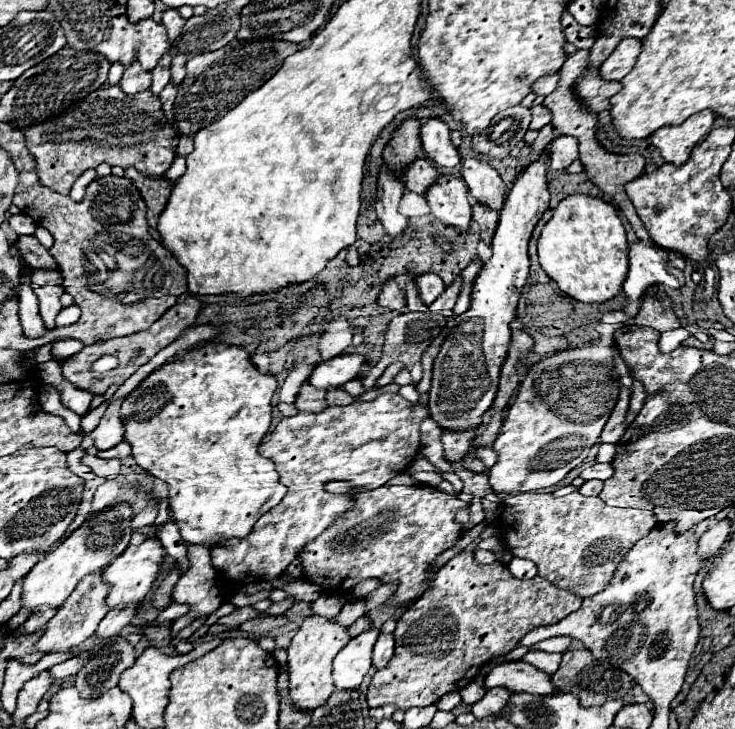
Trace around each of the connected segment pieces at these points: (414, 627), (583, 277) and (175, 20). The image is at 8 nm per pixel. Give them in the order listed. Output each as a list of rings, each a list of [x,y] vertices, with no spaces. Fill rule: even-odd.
[[[462,551],[456,557],[452,557],[436,573],[434,587],[402,613],[394,631],[396,637],[394,657],[386,667],[378,669],[370,681],[366,693],[366,701],[370,707],[382,707],[388,703],[392,703],[398,709],[428,707],[436,703],[442,695],[466,687],[478,673],[470,669],[480,669],[494,657],[510,653],[526,633],[542,625],[554,625],[582,605],[582,599],[570,593],[568,589],[558,589],[556,585],[540,577],[528,581],[516,579],[512,577],[506,565],[502,563],[478,565],[472,555],[474,555],[472,551]]]
[[[570,195],[556,207],[552,219],[544,225],[538,239],[538,257],[544,273],[572,299],[582,303],[606,303],[616,297],[622,289],[622,283],[628,275],[628,241],[622,219],[614,205],[588,197],[588,195]]]
[[[168,9],[168,11],[164,11],[164,15],[162,15],[162,25],[164,25],[166,31],[168,31],[170,43],[174,43],[176,37],[180,35],[180,31],[182,31],[184,19],[180,17],[180,13],[178,13],[176,9]]]

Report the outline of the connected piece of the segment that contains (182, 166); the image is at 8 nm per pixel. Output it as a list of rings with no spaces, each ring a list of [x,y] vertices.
[[[176,154],[176,157],[168,171],[163,175],[163,178],[174,183],[179,177],[181,177],[186,171],[185,157]]]

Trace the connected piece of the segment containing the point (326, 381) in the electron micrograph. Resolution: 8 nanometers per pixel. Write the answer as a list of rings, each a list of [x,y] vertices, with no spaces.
[[[338,355],[330,361],[322,361],[312,371],[312,385],[320,389],[340,387],[352,379],[356,379],[366,365],[364,355]]]

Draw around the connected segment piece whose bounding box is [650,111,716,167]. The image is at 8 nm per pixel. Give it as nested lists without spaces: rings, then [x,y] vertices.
[[[700,111],[692,115],[682,125],[662,127],[650,135],[650,143],[660,151],[666,163],[684,165],[690,157],[690,151],[702,137],[710,131],[716,115],[712,111]]]

